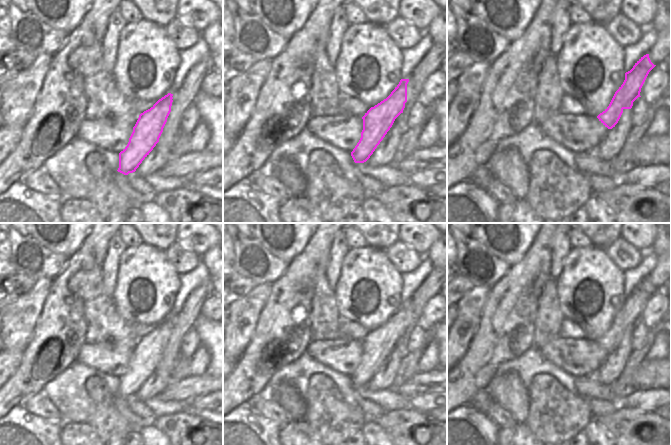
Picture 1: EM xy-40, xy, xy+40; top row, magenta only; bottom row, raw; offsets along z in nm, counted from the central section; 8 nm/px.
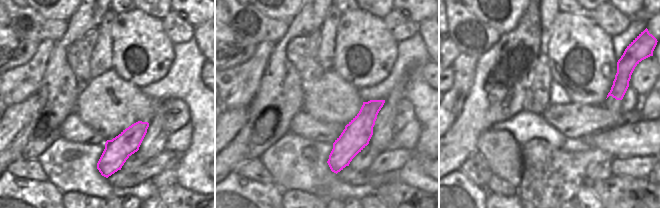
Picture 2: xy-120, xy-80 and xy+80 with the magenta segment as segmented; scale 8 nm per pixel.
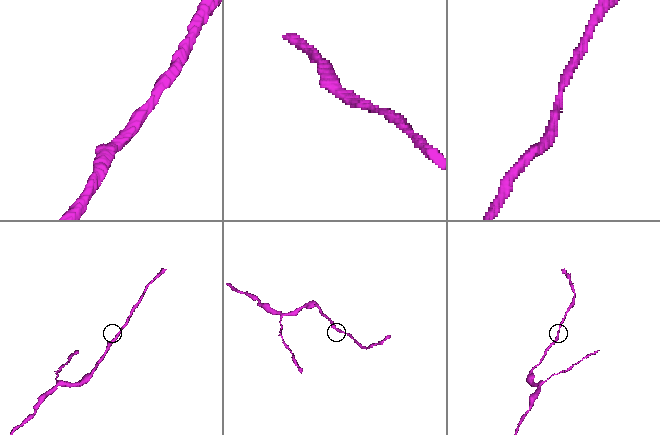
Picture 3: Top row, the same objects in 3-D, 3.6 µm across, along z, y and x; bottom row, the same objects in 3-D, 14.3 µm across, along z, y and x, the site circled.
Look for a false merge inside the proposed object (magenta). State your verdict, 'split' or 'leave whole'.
leave whole

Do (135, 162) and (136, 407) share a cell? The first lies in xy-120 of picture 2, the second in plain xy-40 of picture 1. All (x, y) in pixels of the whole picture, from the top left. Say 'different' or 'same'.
different

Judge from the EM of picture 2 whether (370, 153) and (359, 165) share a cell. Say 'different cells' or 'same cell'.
same cell

